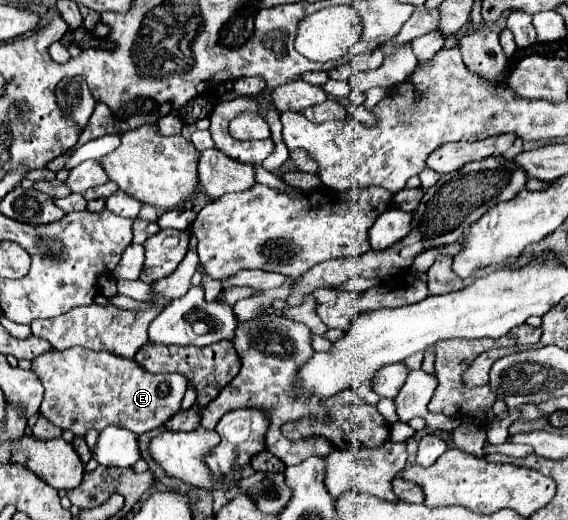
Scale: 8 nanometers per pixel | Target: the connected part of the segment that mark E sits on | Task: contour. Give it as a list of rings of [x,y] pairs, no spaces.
[[[85,348],[41,354],[31,362],[29,370],[43,384],[41,414],[55,426],[71,430],[75,436],[85,436],[89,428],[103,430],[109,424],[135,434],[159,428],[179,412],[187,390],[187,378],[181,374],[147,374],[135,360]]]

